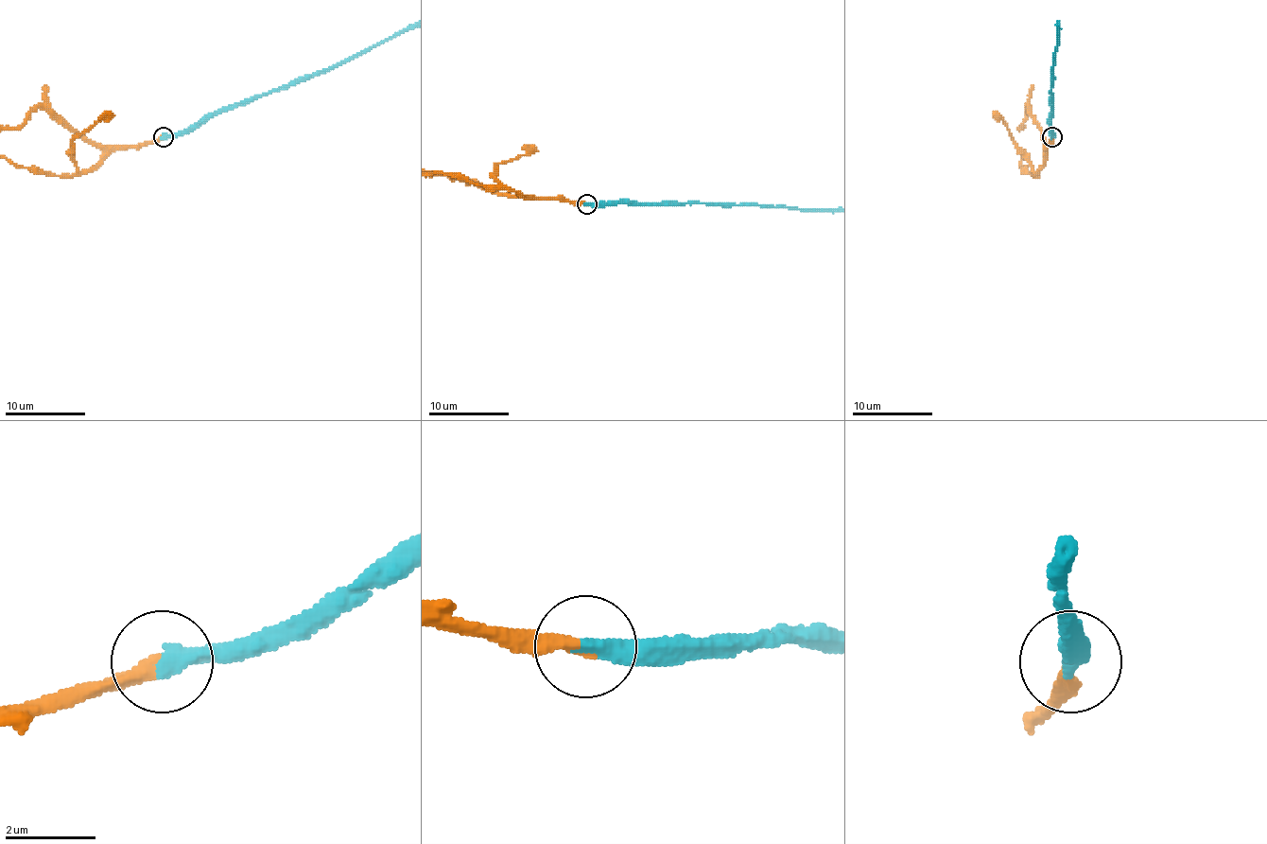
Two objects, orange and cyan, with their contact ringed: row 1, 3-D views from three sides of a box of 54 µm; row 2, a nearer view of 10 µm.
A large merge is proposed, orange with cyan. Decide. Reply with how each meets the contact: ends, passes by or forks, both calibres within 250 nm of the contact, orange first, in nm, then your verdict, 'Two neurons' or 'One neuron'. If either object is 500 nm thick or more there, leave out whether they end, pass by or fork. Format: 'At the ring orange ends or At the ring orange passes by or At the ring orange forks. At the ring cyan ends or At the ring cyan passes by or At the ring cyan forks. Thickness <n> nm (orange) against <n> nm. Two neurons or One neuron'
At the ring orange ends. At the ring cyan ends. Thickness 300 nm (orange) against 460 nm. One neuron

